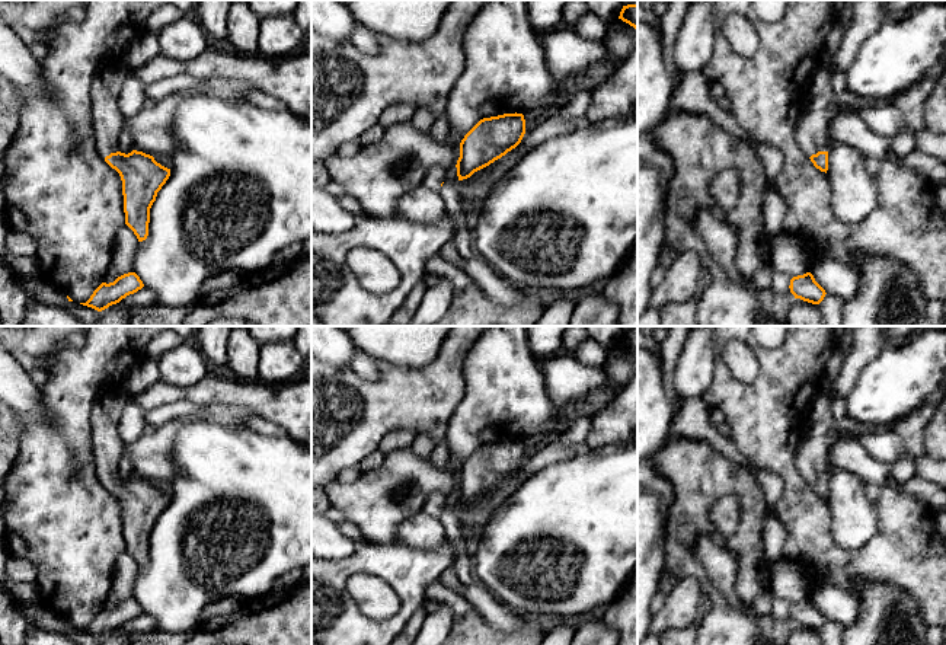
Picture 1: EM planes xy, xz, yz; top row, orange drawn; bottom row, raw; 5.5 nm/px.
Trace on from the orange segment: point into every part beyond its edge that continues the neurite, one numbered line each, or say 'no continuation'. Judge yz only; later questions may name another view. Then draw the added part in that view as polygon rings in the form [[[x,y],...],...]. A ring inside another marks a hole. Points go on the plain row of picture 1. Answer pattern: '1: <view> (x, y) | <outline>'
1: yz (821, 431) | [[[821,387],[808,408],[796,467],[809,483],[818,478],[828,478],[830,450],[837,441],[879,430],[864,427],[847,415],[840,419],[834,418],[830,395]]]

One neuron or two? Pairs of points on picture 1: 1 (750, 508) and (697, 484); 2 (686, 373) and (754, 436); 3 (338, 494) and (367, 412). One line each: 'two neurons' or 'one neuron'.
1: one neuron
2: two neurons
3: two neurons

